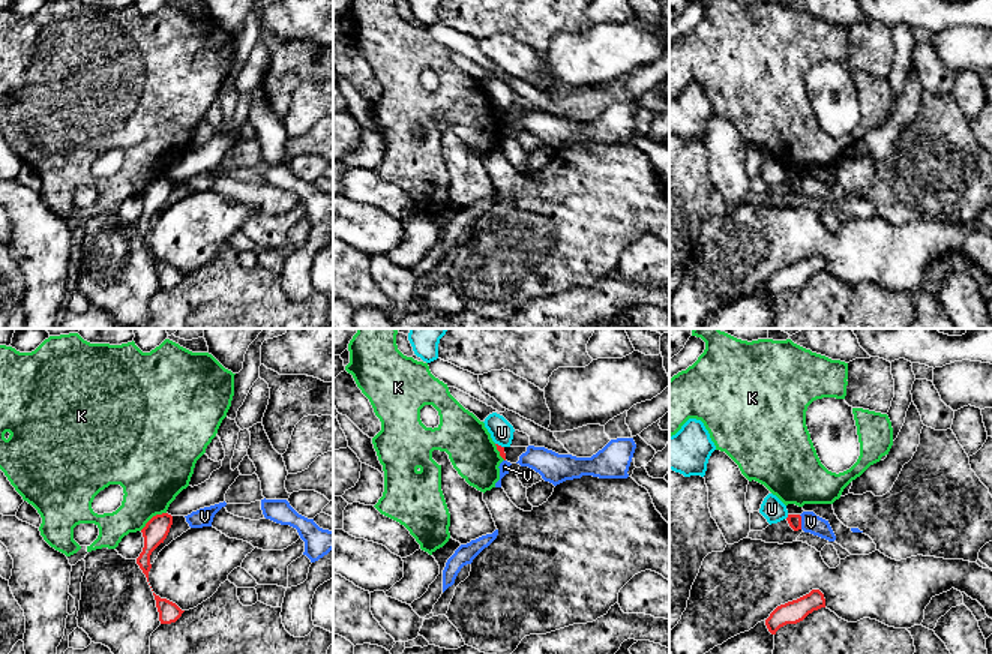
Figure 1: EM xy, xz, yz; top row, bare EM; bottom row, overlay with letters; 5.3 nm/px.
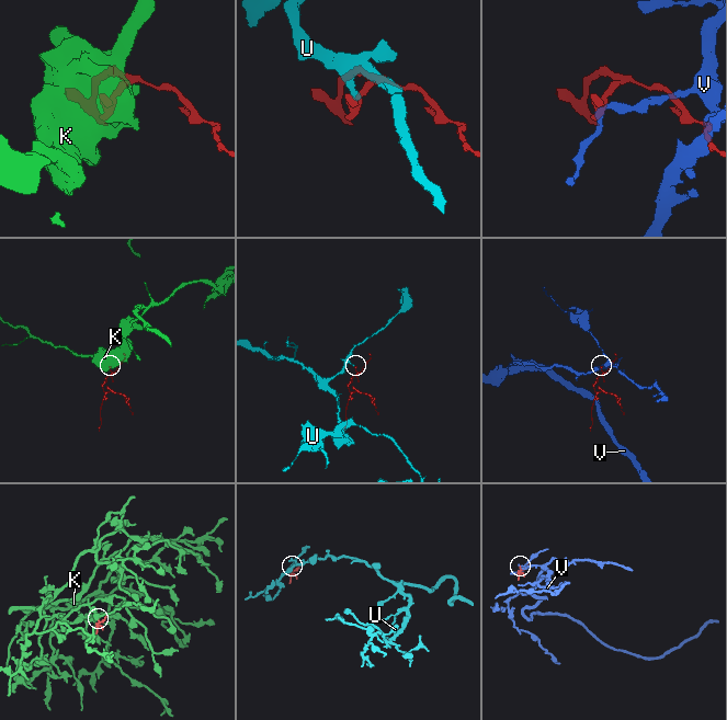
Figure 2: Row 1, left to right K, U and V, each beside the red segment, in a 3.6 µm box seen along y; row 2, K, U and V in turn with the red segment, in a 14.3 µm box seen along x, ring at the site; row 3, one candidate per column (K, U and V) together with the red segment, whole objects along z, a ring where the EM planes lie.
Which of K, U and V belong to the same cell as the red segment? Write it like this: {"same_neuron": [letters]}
{"same_neuron": []}

